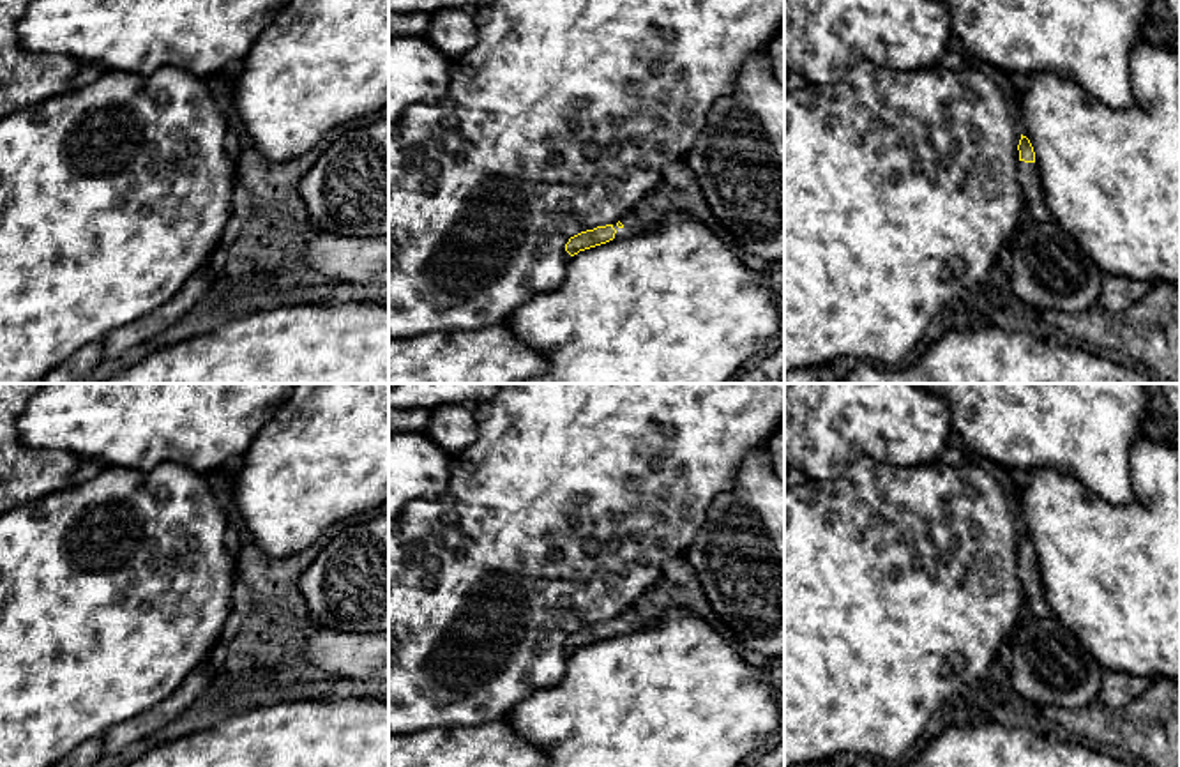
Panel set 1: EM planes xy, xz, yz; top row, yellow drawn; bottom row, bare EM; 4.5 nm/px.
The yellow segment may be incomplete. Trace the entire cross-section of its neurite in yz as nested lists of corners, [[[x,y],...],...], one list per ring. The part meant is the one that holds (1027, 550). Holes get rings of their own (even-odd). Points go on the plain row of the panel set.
[[[1021,530],[1019,541],[1019,580],[1023,583],[1028,615],[1035,615],[1039,619],[1051,617],[1051,608],[1044,596],[1044,587],[1040,580],[1040,567],[1035,558],[1035,548],[1026,532]]]

